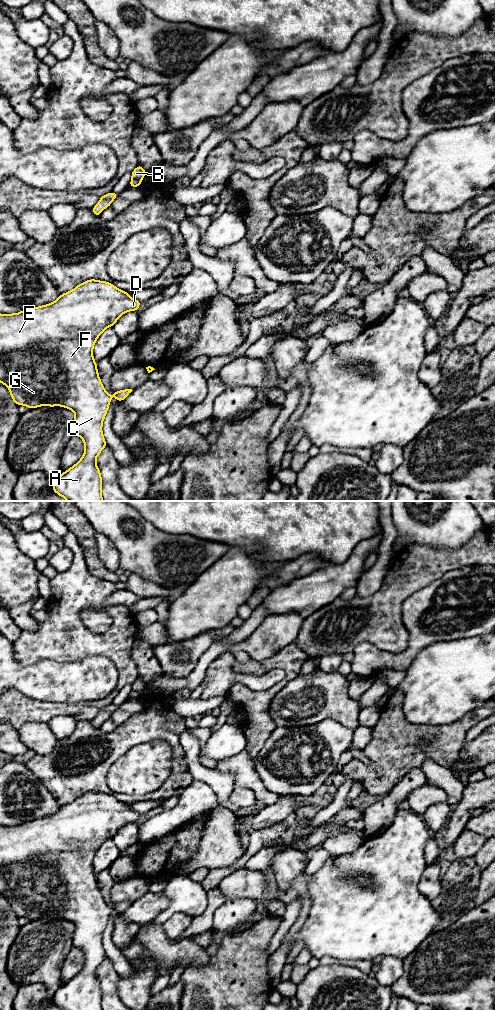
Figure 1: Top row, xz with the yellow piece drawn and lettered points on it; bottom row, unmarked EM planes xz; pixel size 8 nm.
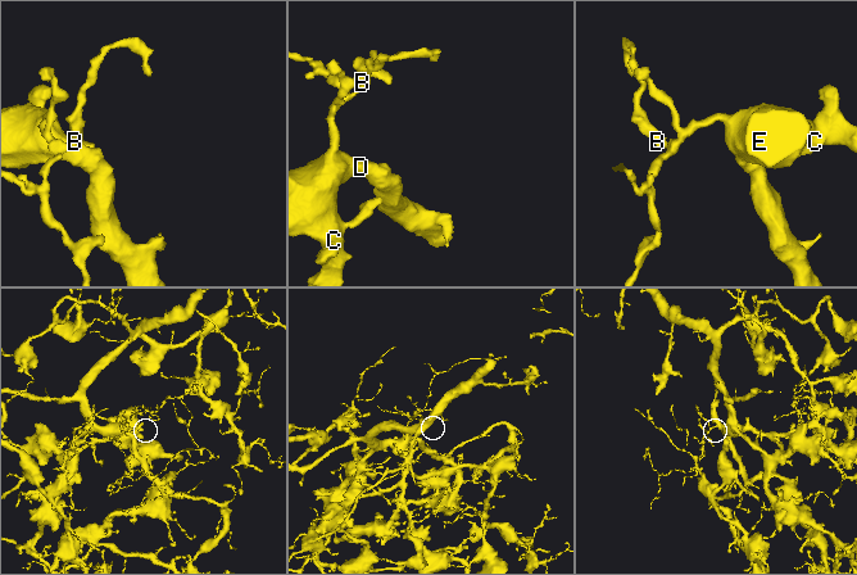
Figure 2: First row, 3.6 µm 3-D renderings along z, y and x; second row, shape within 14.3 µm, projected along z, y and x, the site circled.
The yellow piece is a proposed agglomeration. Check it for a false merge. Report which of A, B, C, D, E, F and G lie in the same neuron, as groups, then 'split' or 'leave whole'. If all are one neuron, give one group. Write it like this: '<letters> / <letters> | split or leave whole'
A B C D E F G | leave whole

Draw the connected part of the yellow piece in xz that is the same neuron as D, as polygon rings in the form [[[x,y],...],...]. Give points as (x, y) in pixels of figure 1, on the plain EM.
[[[90,791],[78,796],[73,802],[61,806],[56,813],[47,817],[37,818],[32,821],[22,822],[19,825],[0,826],[0,894],[7,898],[12,912],[18,917],[27,918],[29,921],[40,918],[62,918],[70,921],[75,925],[73,934],[73,946],[82,950],[85,958],[84,966],[81,971],[71,980],[63,984],[53,995],[52,1002],[63,1010],[102,1010],[102,989],[96,976],[96,970],[100,964],[107,958],[102,944],[103,932],[106,929],[111,907],[105,902],[97,881],[97,875],[93,869],[93,859],[104,842],[112,839],[116,833],[126,824],[138,823],[141,813],[133,811],[128,804],[115,799],[112,795]]]

